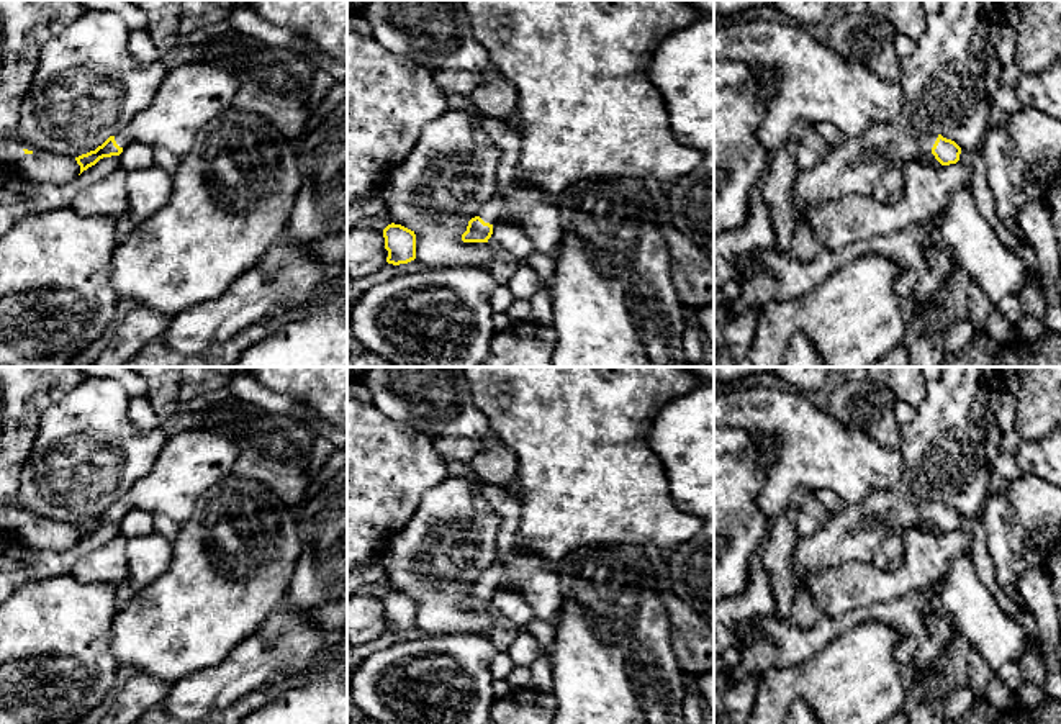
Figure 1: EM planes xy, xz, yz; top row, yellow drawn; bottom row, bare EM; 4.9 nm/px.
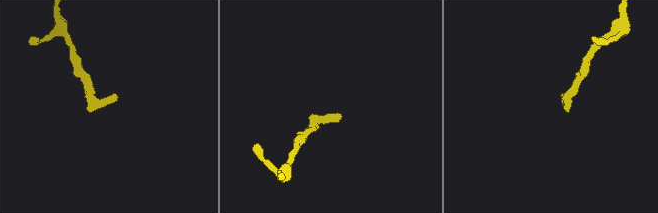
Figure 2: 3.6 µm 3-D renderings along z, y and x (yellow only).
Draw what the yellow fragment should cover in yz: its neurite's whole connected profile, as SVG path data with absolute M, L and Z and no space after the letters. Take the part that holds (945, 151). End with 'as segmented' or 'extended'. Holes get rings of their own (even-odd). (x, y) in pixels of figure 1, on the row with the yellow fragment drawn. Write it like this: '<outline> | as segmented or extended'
M925 133L915 136L914 141L920 146L922 152L930 151L941 165L956 164L959 161L961 147L937 133Z | extended

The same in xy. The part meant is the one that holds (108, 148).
M192 61L170 69L152 102L95 151L75 157L80 174L131 143L164 147L177 157L193 149L200 129L233 106L237 77L214 64Z | extended

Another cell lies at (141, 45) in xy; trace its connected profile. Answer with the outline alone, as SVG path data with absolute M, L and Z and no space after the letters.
M133 29L128 41L129 52L141 64L156 64L157 62L157 44L149 31Z

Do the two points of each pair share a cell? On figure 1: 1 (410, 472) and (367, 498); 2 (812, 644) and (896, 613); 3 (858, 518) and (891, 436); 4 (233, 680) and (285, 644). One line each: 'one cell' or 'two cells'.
1: one cell
2: one cell
3: two cells
4: one cell

